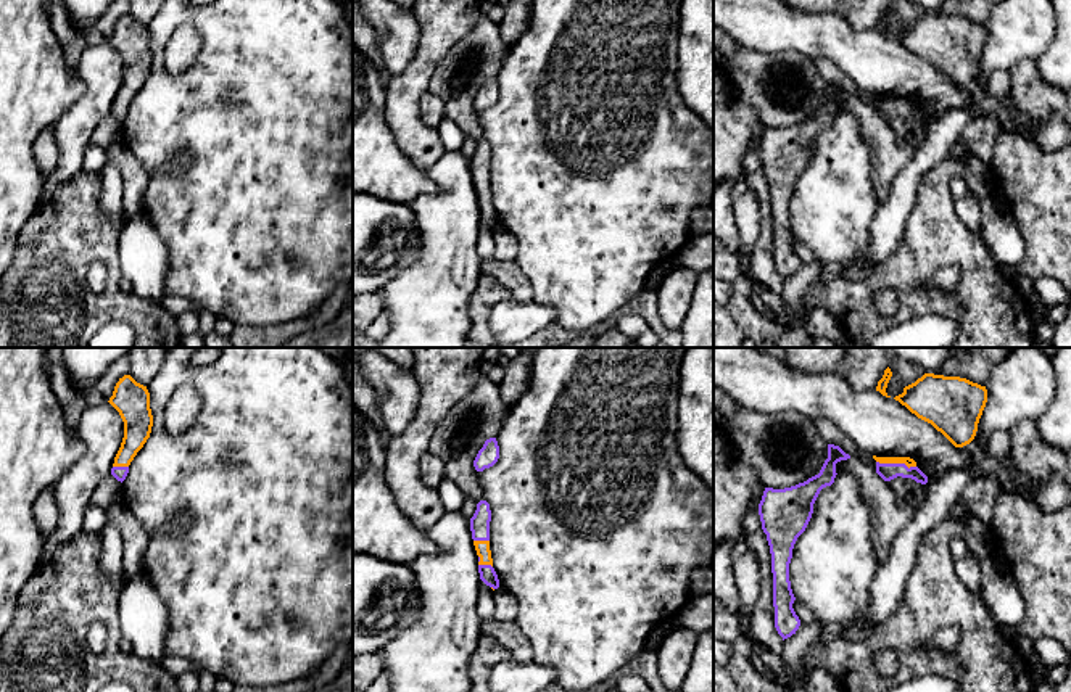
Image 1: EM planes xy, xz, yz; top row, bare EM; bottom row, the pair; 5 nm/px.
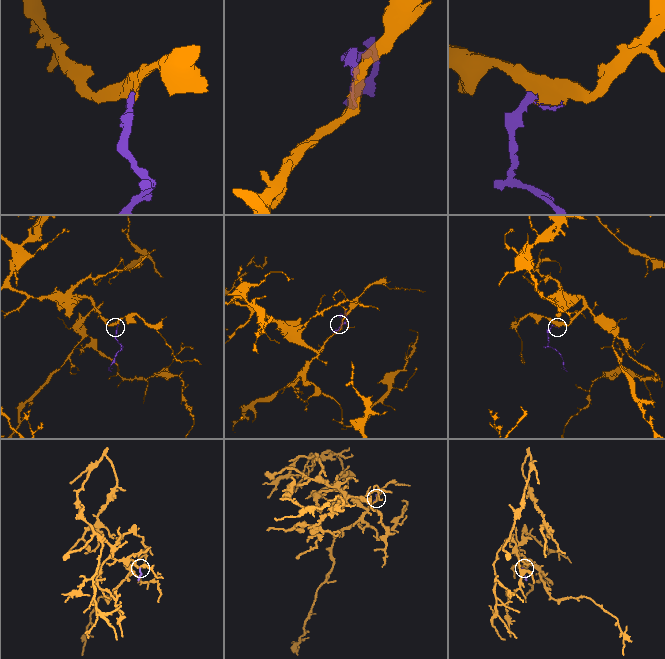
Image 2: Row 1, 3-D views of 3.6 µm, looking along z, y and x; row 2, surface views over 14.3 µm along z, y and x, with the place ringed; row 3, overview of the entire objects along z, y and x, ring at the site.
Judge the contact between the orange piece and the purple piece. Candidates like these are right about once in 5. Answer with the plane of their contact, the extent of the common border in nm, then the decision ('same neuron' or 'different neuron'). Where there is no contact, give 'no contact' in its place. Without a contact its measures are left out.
yz | 200 nm | same neuron

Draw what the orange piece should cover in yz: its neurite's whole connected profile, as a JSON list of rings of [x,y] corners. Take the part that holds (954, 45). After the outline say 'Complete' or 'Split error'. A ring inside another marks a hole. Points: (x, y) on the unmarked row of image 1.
[[[924,13],[894,39],[931,63],[955,87],[963,87],[976,76],[987,29],[966,18]]]. Complete

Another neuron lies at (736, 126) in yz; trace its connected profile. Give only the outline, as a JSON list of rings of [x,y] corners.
[[[713,63],[713,188],[722,180],[739,187],[746,180],[742,159],[752,142],[760,143],[765,126],[746,103],[725,66]]]

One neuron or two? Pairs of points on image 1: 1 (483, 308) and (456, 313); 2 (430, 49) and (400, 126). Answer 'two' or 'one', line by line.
1: two
2: one

